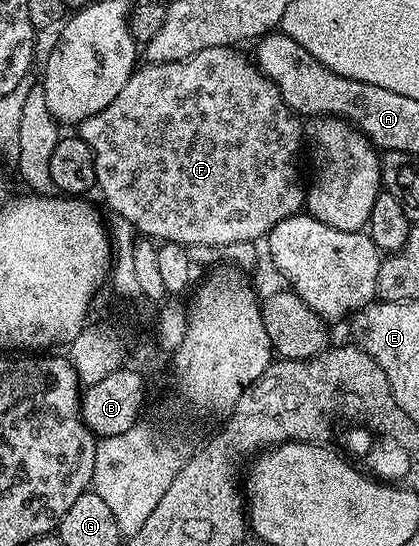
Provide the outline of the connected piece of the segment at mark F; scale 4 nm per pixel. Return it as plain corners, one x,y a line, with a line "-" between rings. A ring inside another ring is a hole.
219,46
218,48
206,48
202,52
198,52
194,56
190,56
181,62
153,62
151,64
141,65
139,68
133,70
130,80
126,80
126,84
122,88
122,92
118,92
118,96
110,104
106,104
106,108
102,108
102,112
98,112
94,116
90,116
85,122
79,123
78,136
85,142
94,156
94,168
96,169
96,186
98,190
104,193
104,202
121,218
124,222
129,222
134,229
148,240
155,240
157,243
173,242
179,246
186,246
189,248
197,246
210,246
213,248
233,248
240,243
255,243
257,240
263,239
274,228
274,224
278,224
282,220
286,220
290,216
301,213
306,206
306,186
302,181
300,183
300,150
302,154
302,122
297,115
293,114
288,109
287,104
282,100
282,96
278,92
276,85
263,74
256,66
255,61
251,57
248,58
244,54
239,54
239,49
230,46

